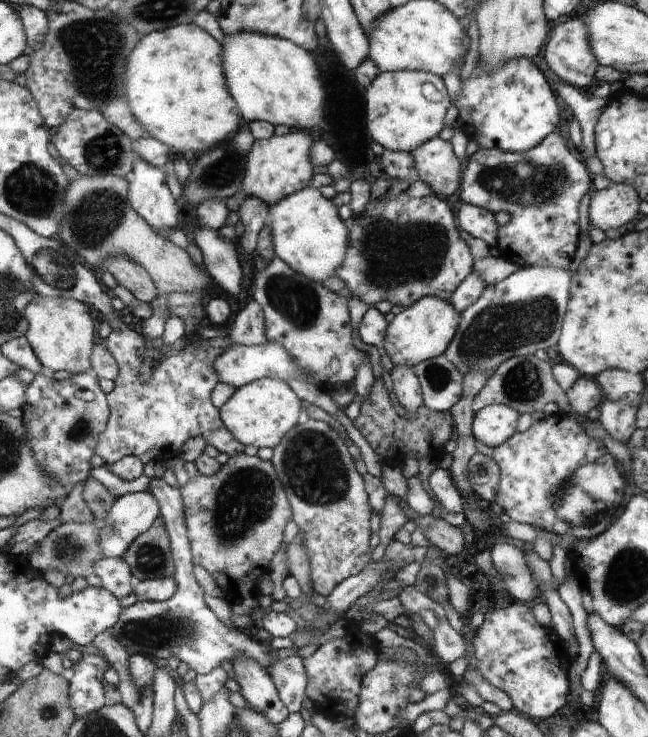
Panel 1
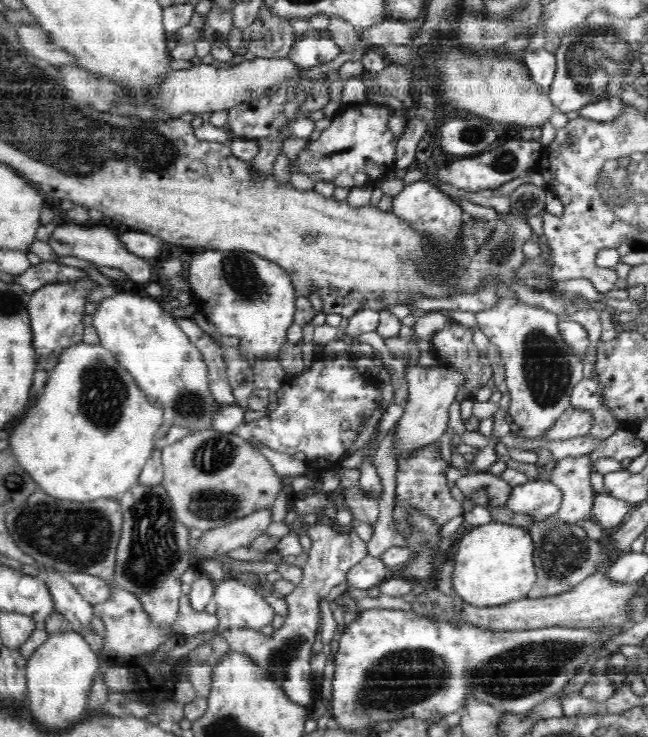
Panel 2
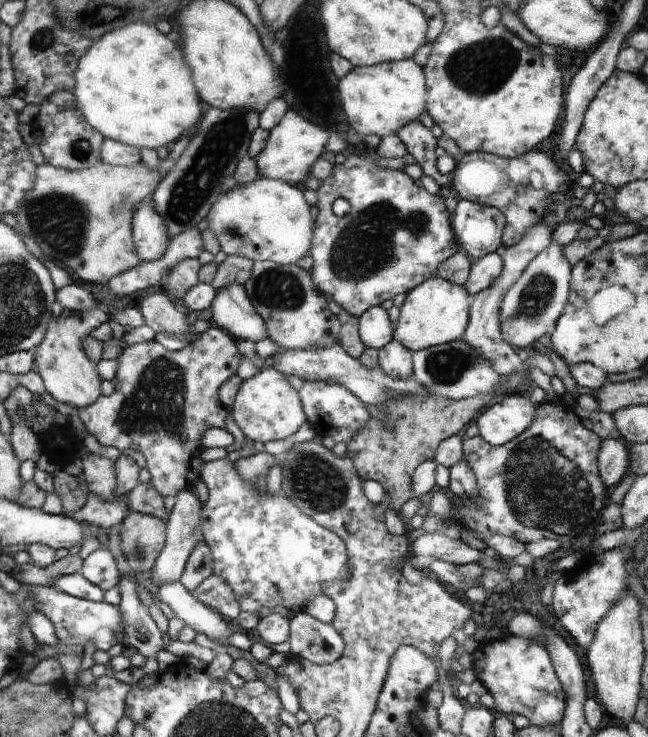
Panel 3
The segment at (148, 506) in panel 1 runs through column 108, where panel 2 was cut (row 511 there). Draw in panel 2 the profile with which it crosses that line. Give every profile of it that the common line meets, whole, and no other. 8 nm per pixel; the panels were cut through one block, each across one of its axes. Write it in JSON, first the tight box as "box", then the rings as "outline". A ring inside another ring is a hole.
{"box":[505,478,562,517],"outline":[[[530,478],[524,484],[513,487],[505,505],[506,509],[516,514],[524,514],[532,517],[555,516],[562,503],[562,490],[552,481],[542,481]]]}

